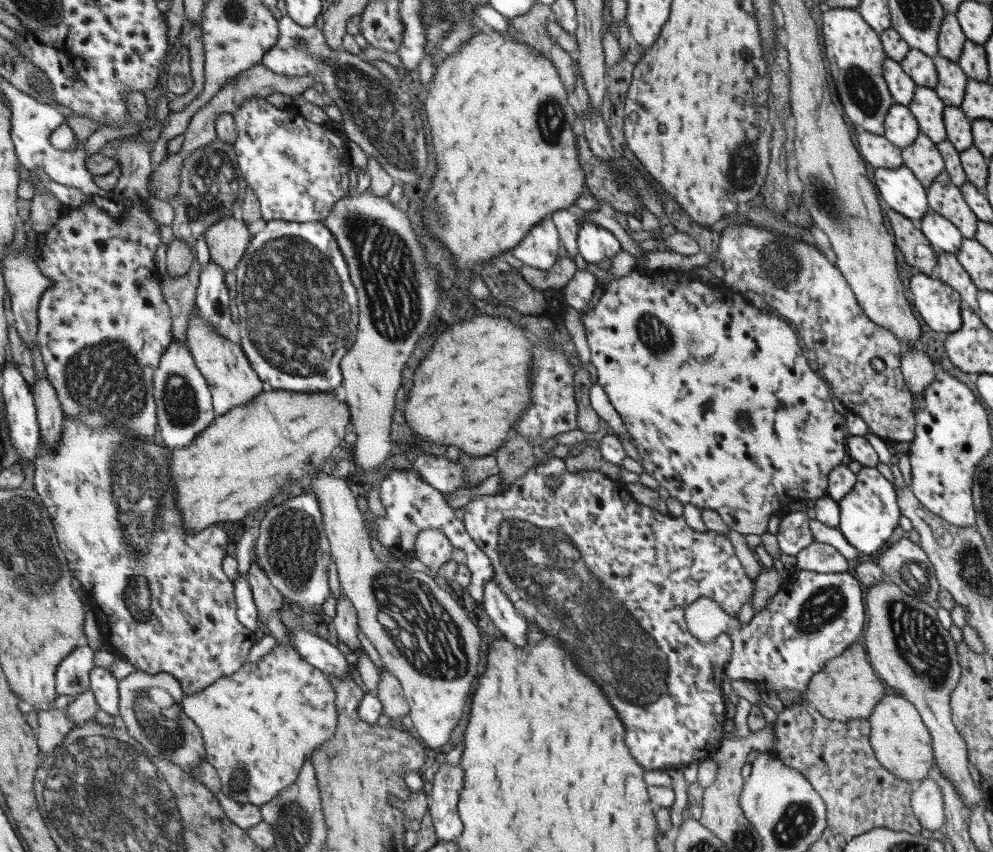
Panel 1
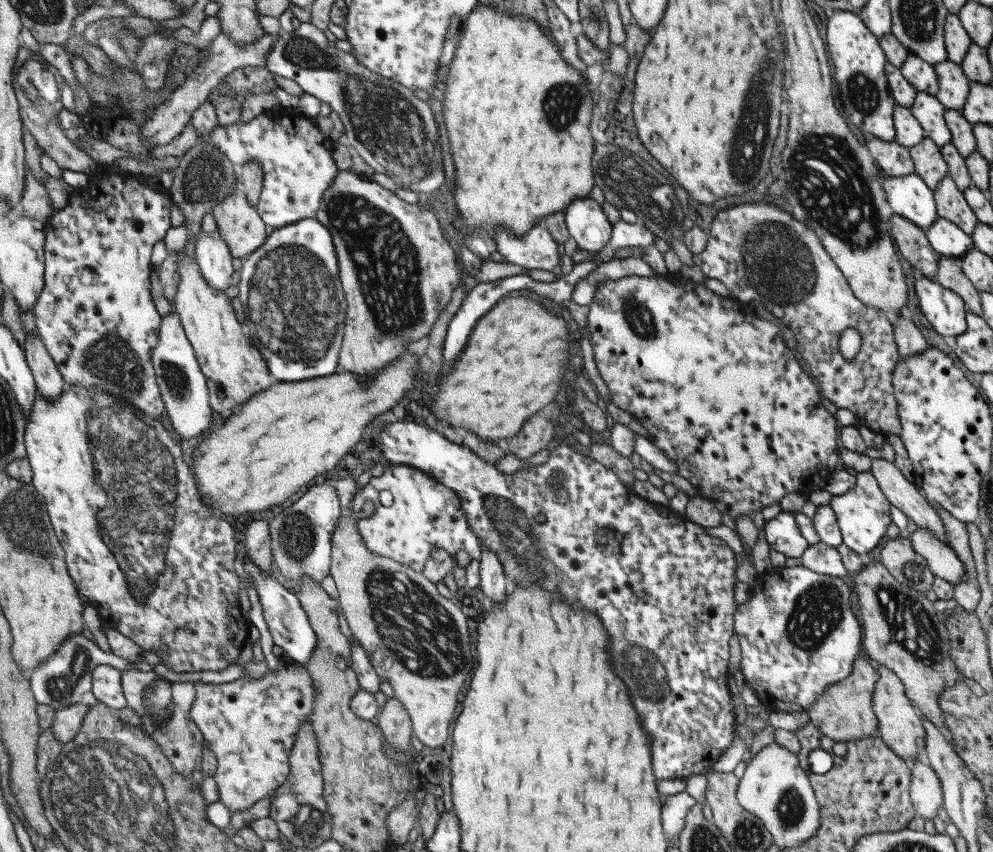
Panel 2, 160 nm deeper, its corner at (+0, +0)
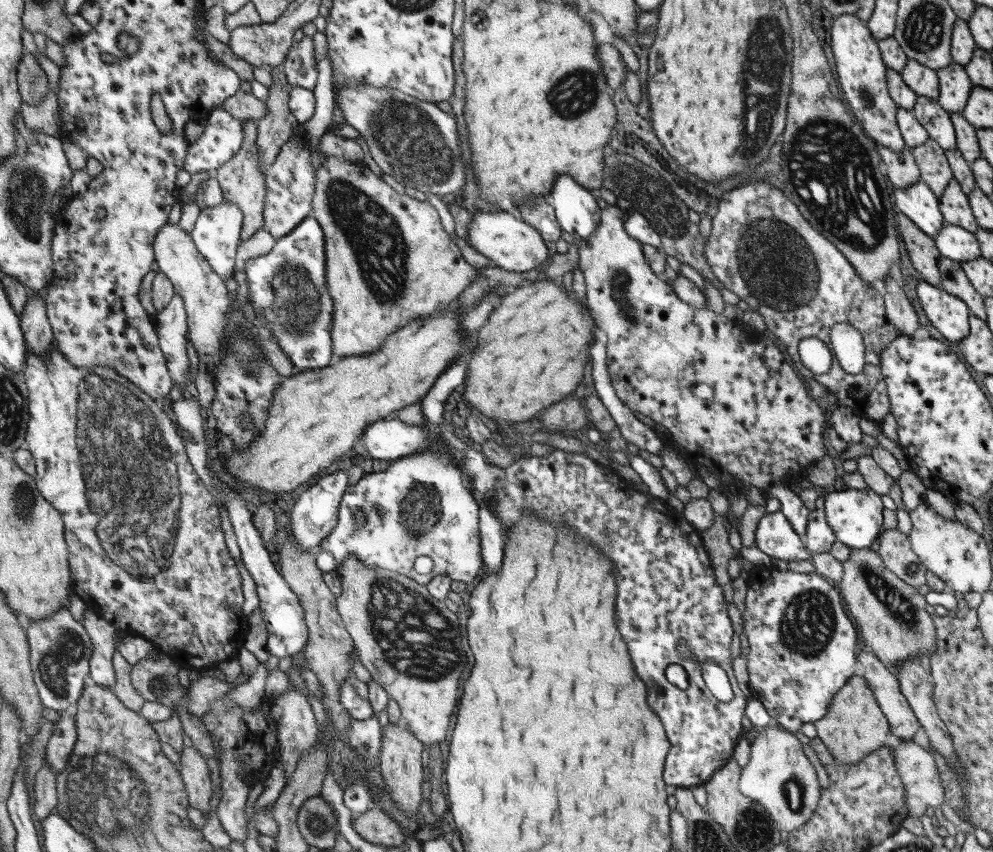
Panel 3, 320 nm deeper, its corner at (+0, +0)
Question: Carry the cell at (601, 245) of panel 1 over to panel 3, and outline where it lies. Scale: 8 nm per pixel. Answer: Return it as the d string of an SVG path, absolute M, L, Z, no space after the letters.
M559 176L555 179L551 185L551 190L544 199L553 207L560 229L570 234L574 242L586 239L599 222L600 208L595 203L594 194L591 190L579 186L569 176Z

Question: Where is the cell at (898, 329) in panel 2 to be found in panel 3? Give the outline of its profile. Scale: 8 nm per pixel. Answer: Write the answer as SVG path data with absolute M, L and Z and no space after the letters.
M890 275L884 278L885 294L882 296L885 318L895 325L897 334L912 337L911 334L919 327L917 315L909 300Z

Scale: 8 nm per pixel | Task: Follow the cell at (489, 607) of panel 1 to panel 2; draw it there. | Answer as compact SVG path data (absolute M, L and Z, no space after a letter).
M481 544L479 576L478 587L481 588L483 596L489 598L492 603L500 603L516 585L514 580L504 573L504 568L494 552Z

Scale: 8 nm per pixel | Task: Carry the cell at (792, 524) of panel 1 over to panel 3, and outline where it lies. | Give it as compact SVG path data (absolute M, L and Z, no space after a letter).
M781 511L773 512L772 514L765 513L762 518L759 518L759 522L754 528L754 546L770 558L779 558L779 560L785 560L785 562L807 560L810 556L805 548L803 539L791 529L789 522Z

